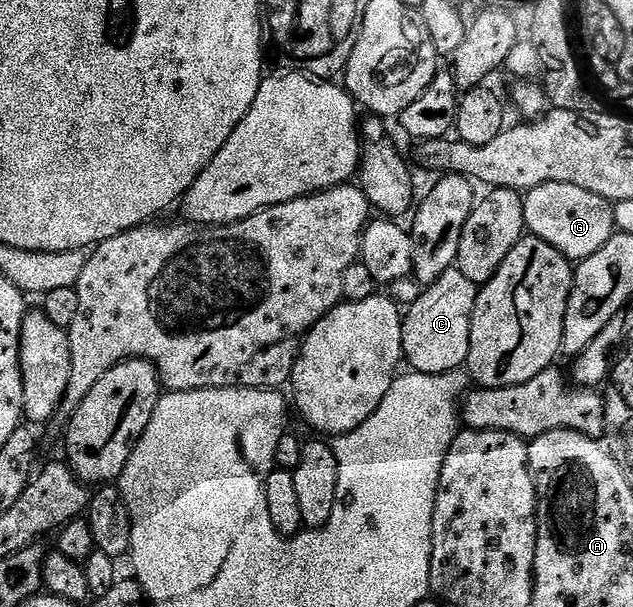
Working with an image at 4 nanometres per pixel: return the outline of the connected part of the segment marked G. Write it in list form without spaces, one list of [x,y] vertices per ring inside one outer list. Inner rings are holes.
[[[546,183],[527,190],[523,199],[527,232],[550,243],[550,247],[573,263],[585,261],[594,255],[594,251],[602,251],[612,234],[617,232],[613,202],[590,191],[582,191],[582,187],[570,183]]]

